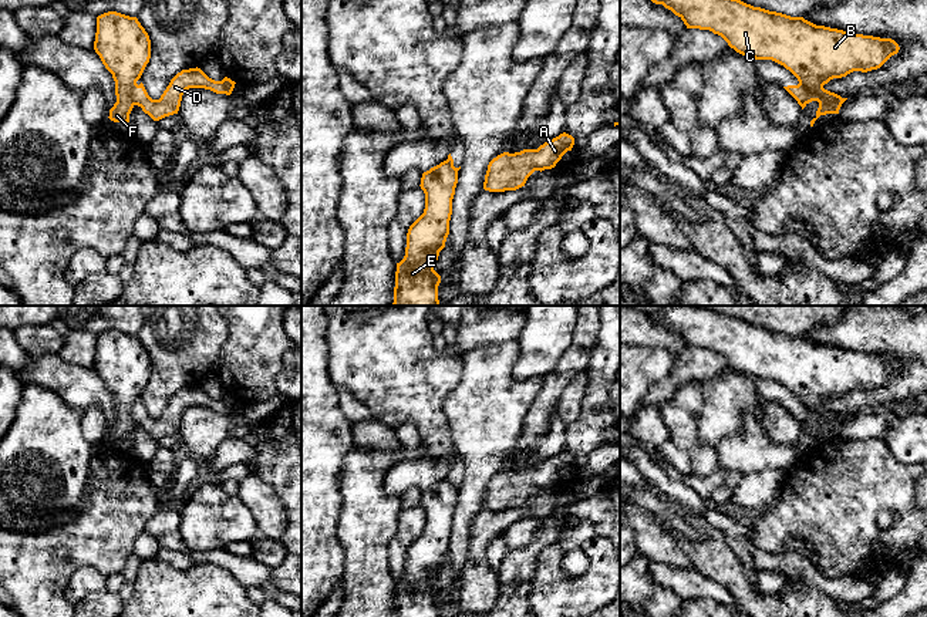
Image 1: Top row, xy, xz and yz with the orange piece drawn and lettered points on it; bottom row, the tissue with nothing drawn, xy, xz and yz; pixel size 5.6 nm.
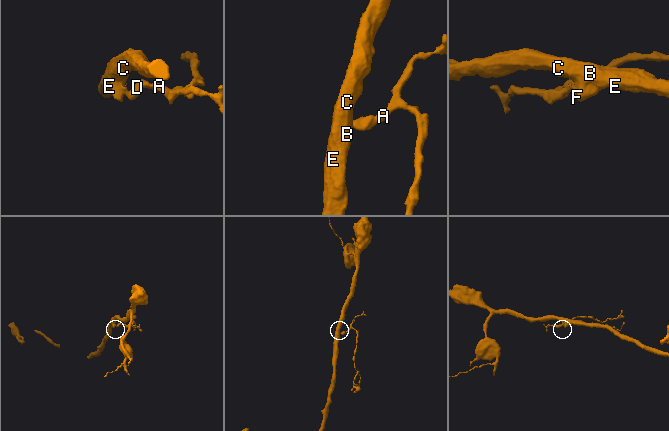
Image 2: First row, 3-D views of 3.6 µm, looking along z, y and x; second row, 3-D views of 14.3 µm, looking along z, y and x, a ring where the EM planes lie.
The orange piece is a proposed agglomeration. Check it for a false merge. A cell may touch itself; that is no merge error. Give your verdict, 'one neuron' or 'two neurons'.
two neurons

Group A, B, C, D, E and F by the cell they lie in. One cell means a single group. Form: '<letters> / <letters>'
A D / B C E F

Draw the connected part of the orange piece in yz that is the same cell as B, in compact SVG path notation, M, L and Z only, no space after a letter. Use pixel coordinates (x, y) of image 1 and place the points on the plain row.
M667 306L661 310L653 311L648 316L653 321L663 323L665 327L678 334L684 340L687 347L709 348L714 353L721 354L736 371L755 378L772 378L789 388L809 412L809 419L802 424L802 428L812 419L819 421L816 435L810 439L810 445L813 445L815 439L820 434L839 432L842 422L847 418L825 408L825 402L827 402L833 397L846 395L853 390L867 391L872 388L877 388L900 368L899 363L891 357L854 353L837 347L816 344L805 338L803 336L791 336L782 331L769 330L746 323L738 317L725 316L718 311L698 308L692 306Z

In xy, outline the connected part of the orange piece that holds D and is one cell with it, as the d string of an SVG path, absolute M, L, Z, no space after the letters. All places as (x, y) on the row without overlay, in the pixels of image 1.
M189 387L178 391L164 409L159 418L152 418L144 402L135 404L131 408L131 415L135 424L141 425L154 439L178 432L182 414L189 407L205 407L216 412L230 414L235 407L235 399L225 395L222 399L209 397L200 387Z

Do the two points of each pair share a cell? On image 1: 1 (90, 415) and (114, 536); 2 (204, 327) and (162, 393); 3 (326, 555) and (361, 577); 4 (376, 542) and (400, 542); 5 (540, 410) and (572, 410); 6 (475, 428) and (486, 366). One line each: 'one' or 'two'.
1: two
2: one
3: two
4: two
5: two
6: one

